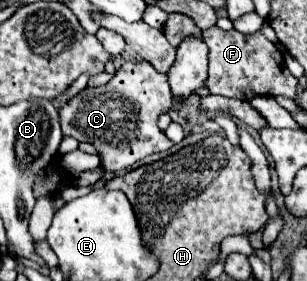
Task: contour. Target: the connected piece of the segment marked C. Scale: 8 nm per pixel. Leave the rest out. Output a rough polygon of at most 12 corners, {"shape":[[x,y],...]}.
{"shape":[[146,60],[60,108],[62,134],[120,172],[172,148],[168,76]]}

